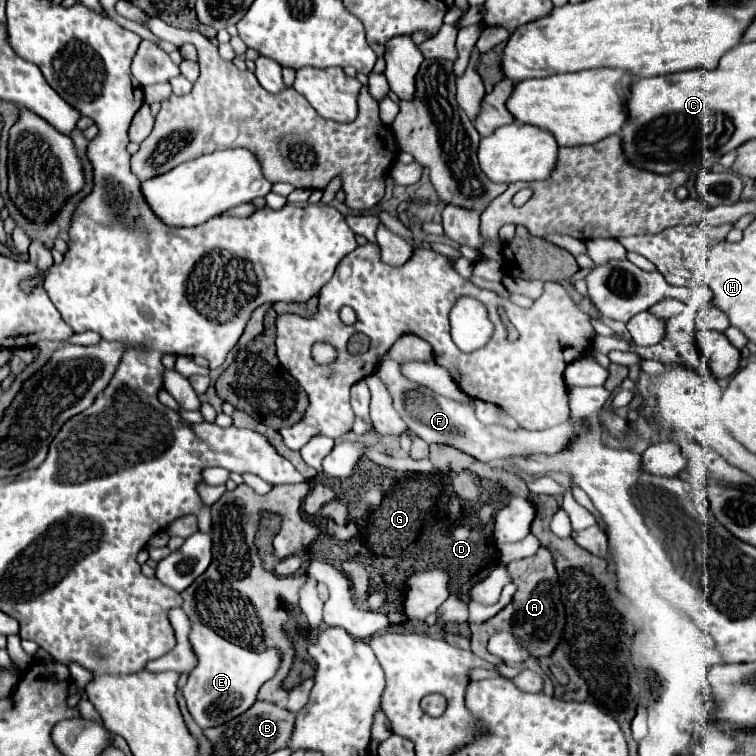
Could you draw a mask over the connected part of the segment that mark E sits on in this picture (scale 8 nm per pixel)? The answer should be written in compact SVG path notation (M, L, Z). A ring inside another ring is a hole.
M192 626L188 636L192 650L198 658L196 668L190 672L190 678L186 686L182 688L182 694L186 698L188 710L194 718L194 722L200 728L212 728L220 726L224 722L230 722L232 718L244 714L254 702L260 686L270 680L278 666L280 666L280 652L278 650L266 650L262 654L250 652L246 648L240 648L224 638L220 638L214 630L206 626Z

